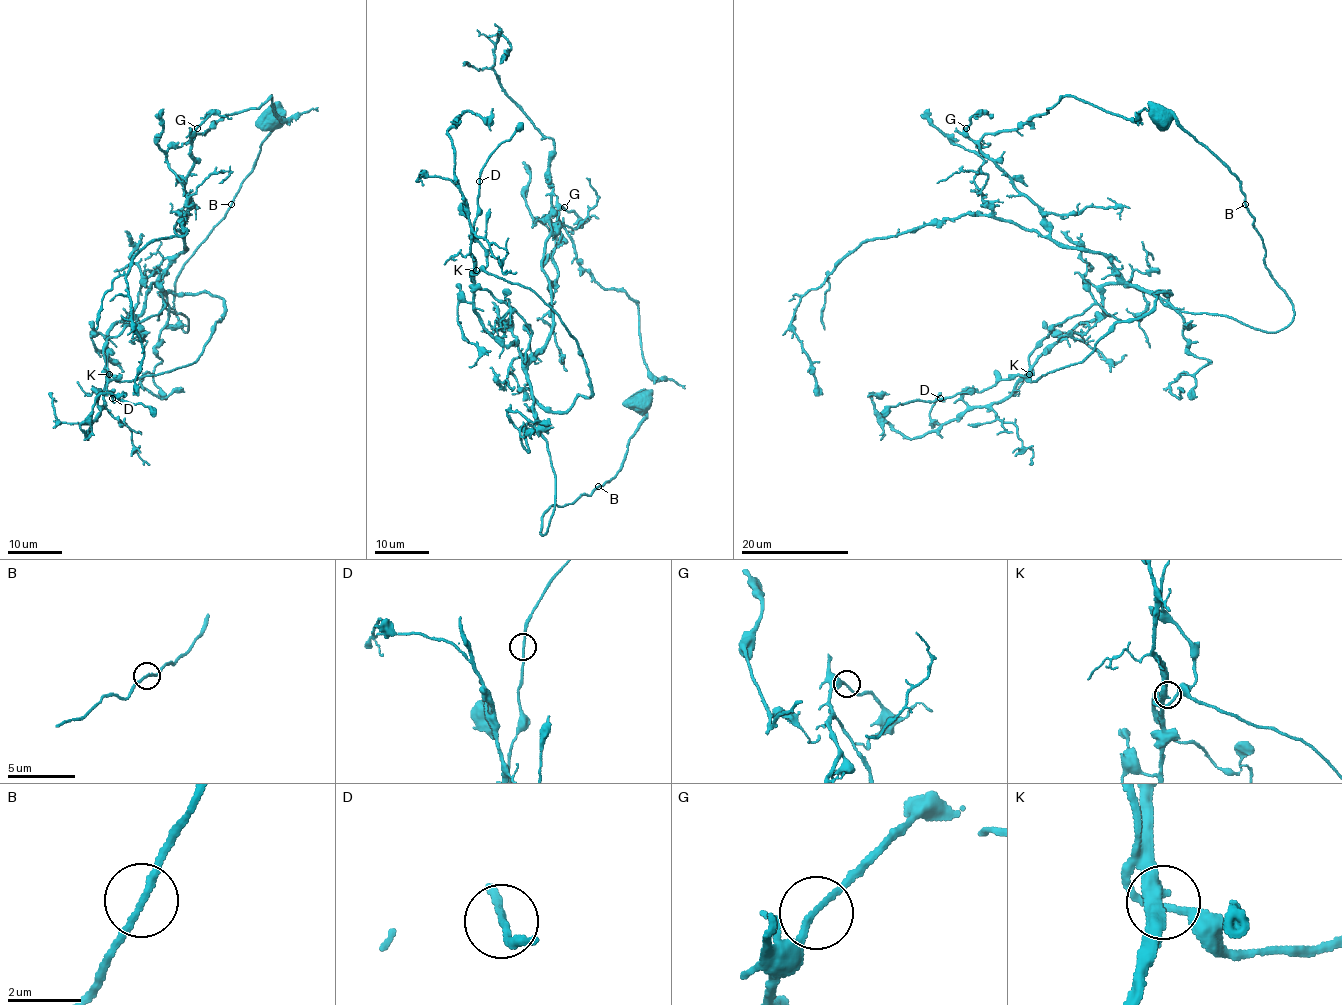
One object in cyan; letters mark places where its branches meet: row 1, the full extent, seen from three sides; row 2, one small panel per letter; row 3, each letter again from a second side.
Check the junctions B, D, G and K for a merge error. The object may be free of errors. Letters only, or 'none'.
none

